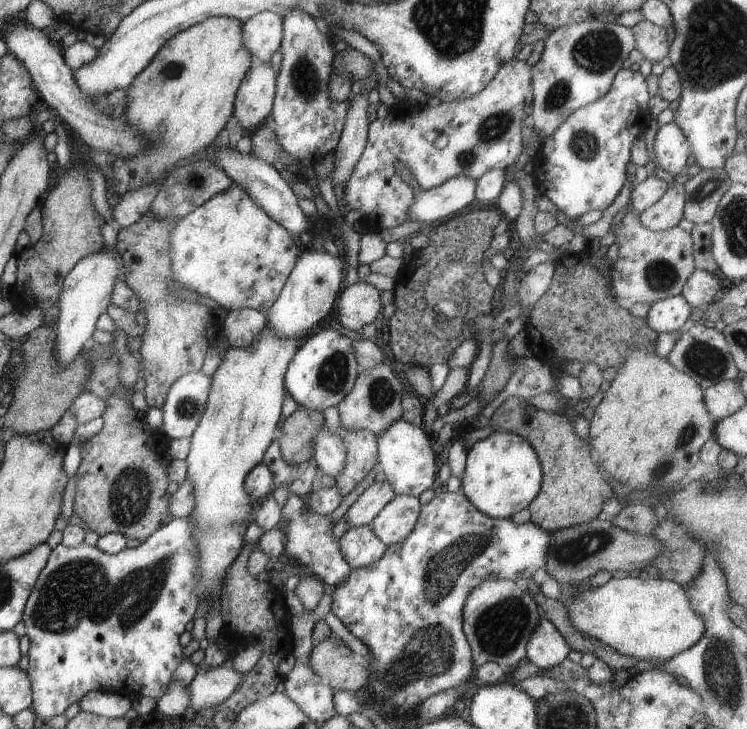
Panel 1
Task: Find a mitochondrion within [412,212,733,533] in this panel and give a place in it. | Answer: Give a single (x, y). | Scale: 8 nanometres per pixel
(702, 359)

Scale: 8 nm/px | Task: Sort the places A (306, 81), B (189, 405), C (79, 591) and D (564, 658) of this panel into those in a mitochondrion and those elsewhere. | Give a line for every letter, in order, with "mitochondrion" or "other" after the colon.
A: mitochondrion
B: mitochondrion
C: mitochondrion
D: other

